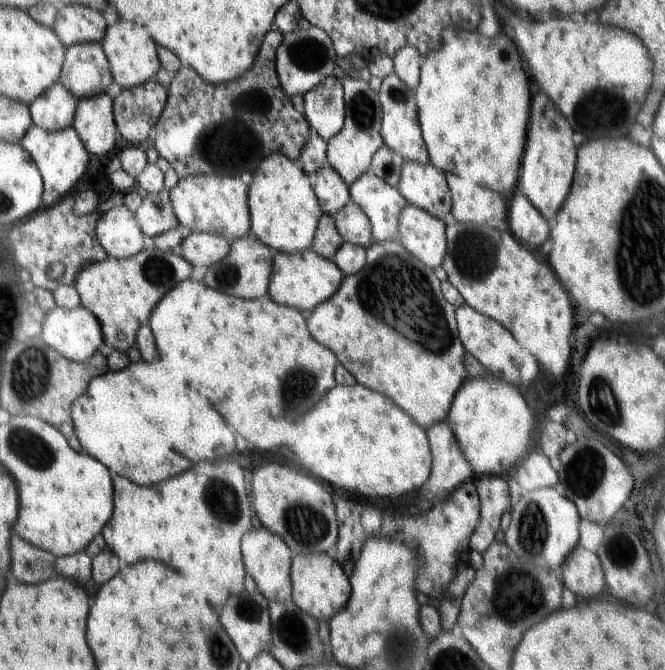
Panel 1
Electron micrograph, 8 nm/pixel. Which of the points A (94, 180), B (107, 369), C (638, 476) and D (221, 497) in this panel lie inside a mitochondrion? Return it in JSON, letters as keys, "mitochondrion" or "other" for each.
{"A":"other","B":"other","C":"other","D":"mitochondrion"}

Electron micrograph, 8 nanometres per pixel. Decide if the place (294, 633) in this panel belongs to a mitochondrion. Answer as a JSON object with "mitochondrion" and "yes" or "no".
{"mitochondrion":"yes"}

